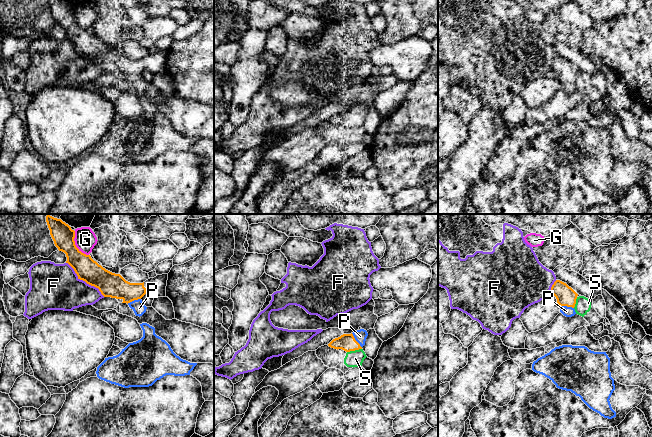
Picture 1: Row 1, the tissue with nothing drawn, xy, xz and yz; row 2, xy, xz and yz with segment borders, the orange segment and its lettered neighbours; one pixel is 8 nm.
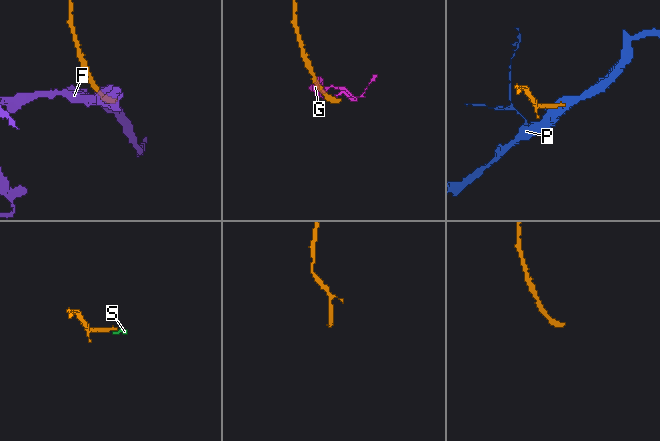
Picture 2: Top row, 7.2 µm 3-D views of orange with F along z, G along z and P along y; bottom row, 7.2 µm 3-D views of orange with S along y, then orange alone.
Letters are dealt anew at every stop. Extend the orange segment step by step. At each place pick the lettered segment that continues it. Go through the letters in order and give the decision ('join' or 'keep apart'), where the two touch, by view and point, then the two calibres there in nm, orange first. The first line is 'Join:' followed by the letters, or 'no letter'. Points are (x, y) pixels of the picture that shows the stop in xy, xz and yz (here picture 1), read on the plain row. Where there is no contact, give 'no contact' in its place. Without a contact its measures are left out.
Join: P
F: keep apart; contact xy (84, 56); calibres 190 and 360 nm
G: keep apart; contact xy (75, 21); calibres 190 and 180 nm
P: join; contact xz (355, 116); calibres 140 and 100 nm
S: keep apart; contact xz (354, 126); calibres 140 and 130 nm

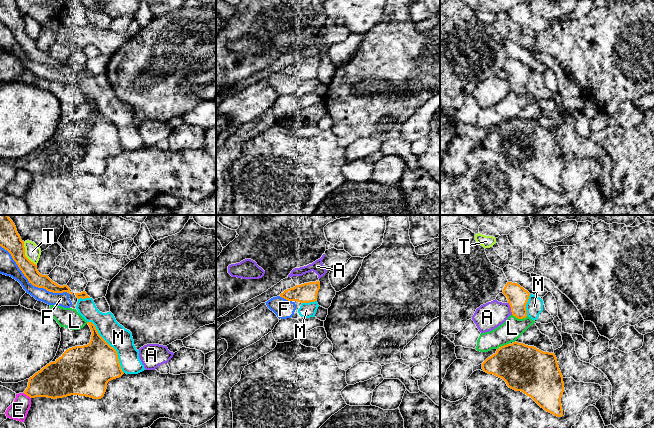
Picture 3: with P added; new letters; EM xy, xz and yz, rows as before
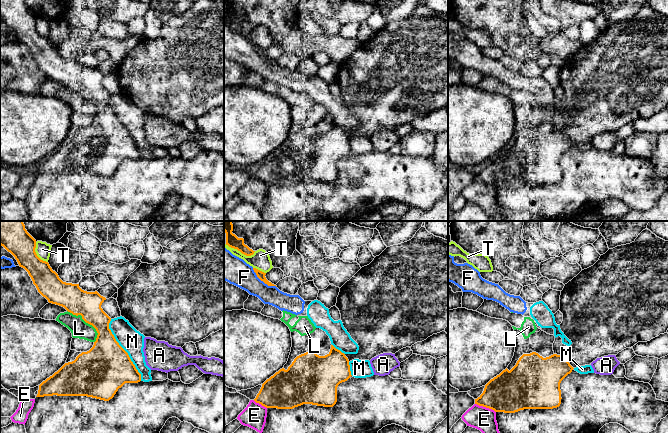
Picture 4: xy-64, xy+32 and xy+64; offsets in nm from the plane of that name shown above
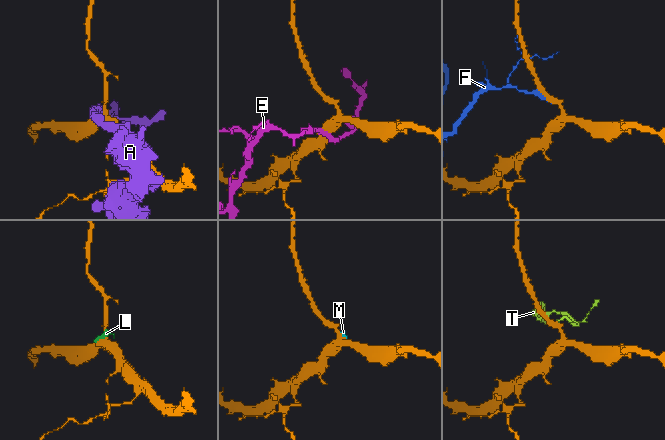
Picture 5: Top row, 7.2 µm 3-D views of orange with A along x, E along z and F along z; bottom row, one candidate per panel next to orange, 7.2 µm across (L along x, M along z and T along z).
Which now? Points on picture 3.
Join: no letter
A: keep apart; contact yz (511, 84); calibres 170 and 220 nm
E: keep apart; contact xy (27, 171); calibres 280 and 160 nm
F: keep apart; contact xy (32, 60); calibres 120 and 140 nm
L: keep apart; contact yz (520, 94); calibres 170 and 170 nm
M: keep apart; contact xy (109, 121); calibres 380 and 180 nm
T: keep apart; contact xy (24, 30); calibres 170 and 120 nm

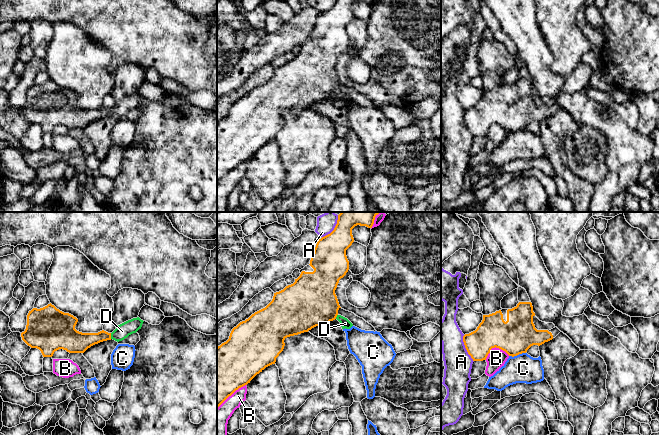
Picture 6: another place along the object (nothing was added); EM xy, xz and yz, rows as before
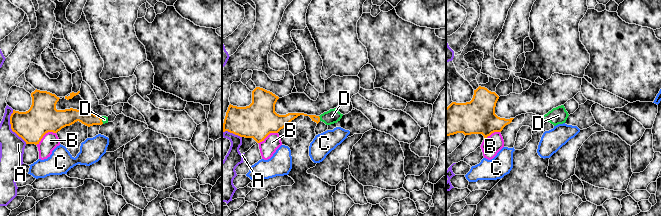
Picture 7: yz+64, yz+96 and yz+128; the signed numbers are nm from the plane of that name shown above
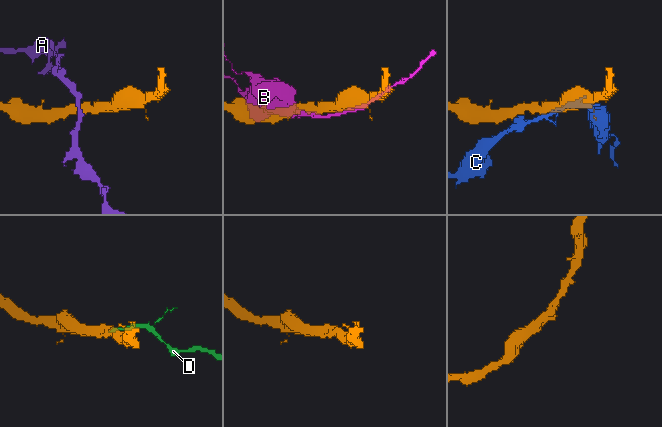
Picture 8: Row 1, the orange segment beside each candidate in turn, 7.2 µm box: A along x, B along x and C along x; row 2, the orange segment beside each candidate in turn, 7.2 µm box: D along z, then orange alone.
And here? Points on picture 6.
Join: D
A: keep apart; contact yz (465, 123); calibres 240 and 220 nm
B: keep apart; contact yz (495, 122); calibres 280 and 150 nm
C: keep apart; contact yz (517, 130); calibres 280 and 240 nm
D: join; contact xy (110, 112); calibres 160 and 120 nm

